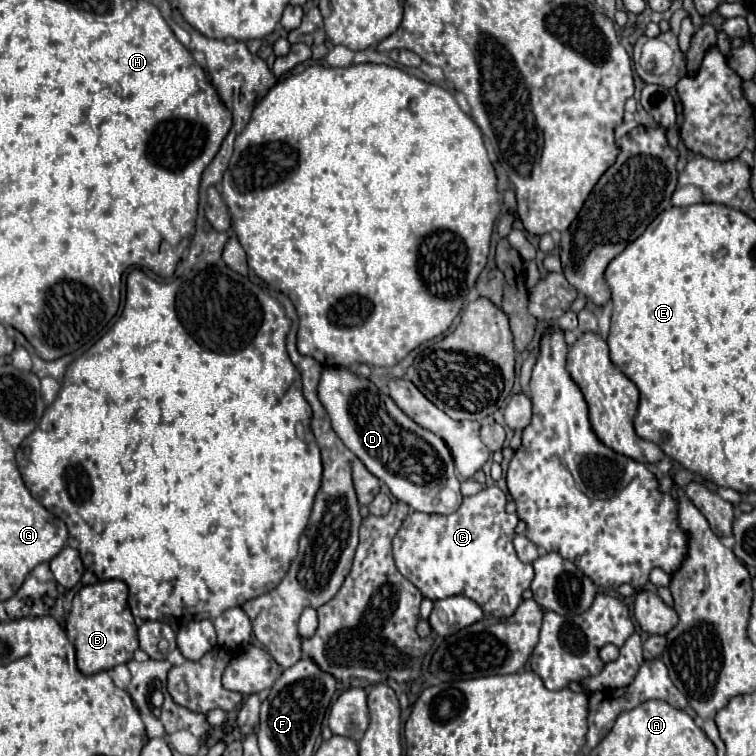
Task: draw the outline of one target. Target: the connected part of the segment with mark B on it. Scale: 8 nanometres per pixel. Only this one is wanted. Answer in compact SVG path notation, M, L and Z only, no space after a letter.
M122 580L82 586L74 596L65 631L74 644L77 667L82 674L96 674L132 660L132 654L138 648L138 636L134 616L128 610L128 586Z

